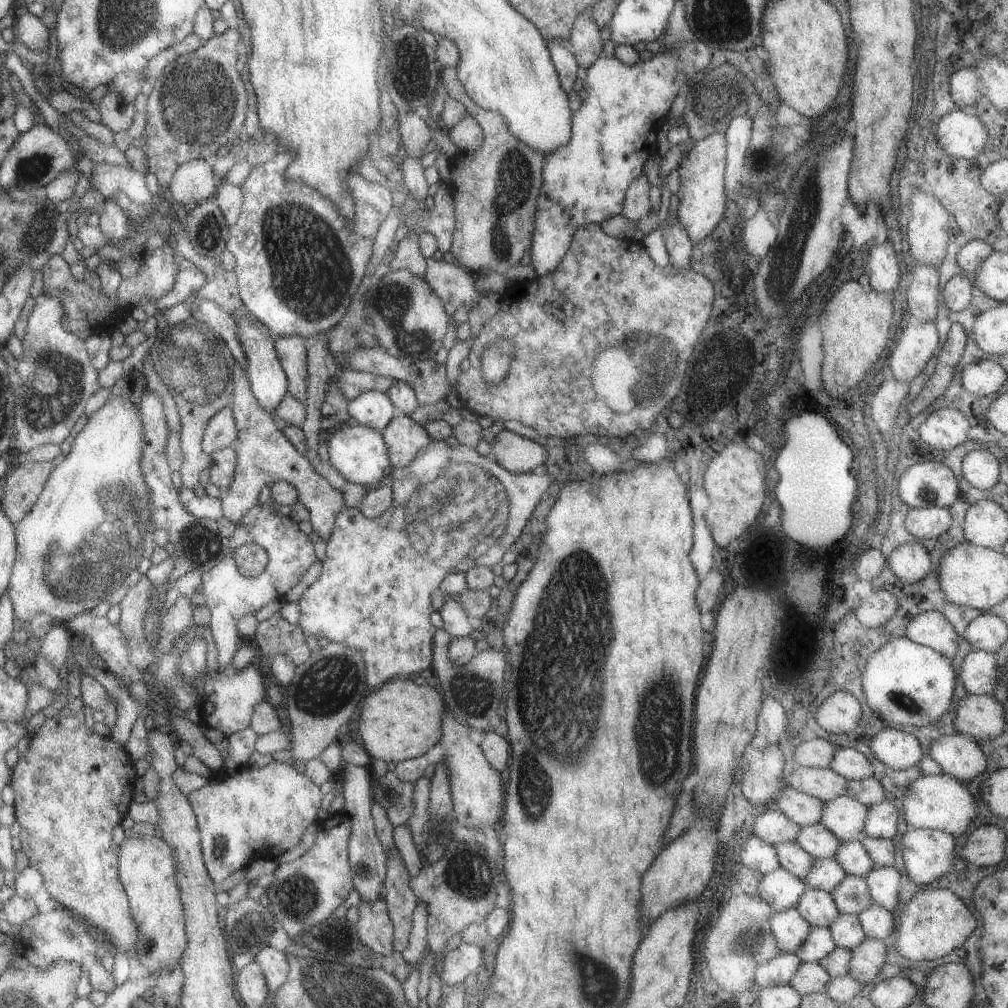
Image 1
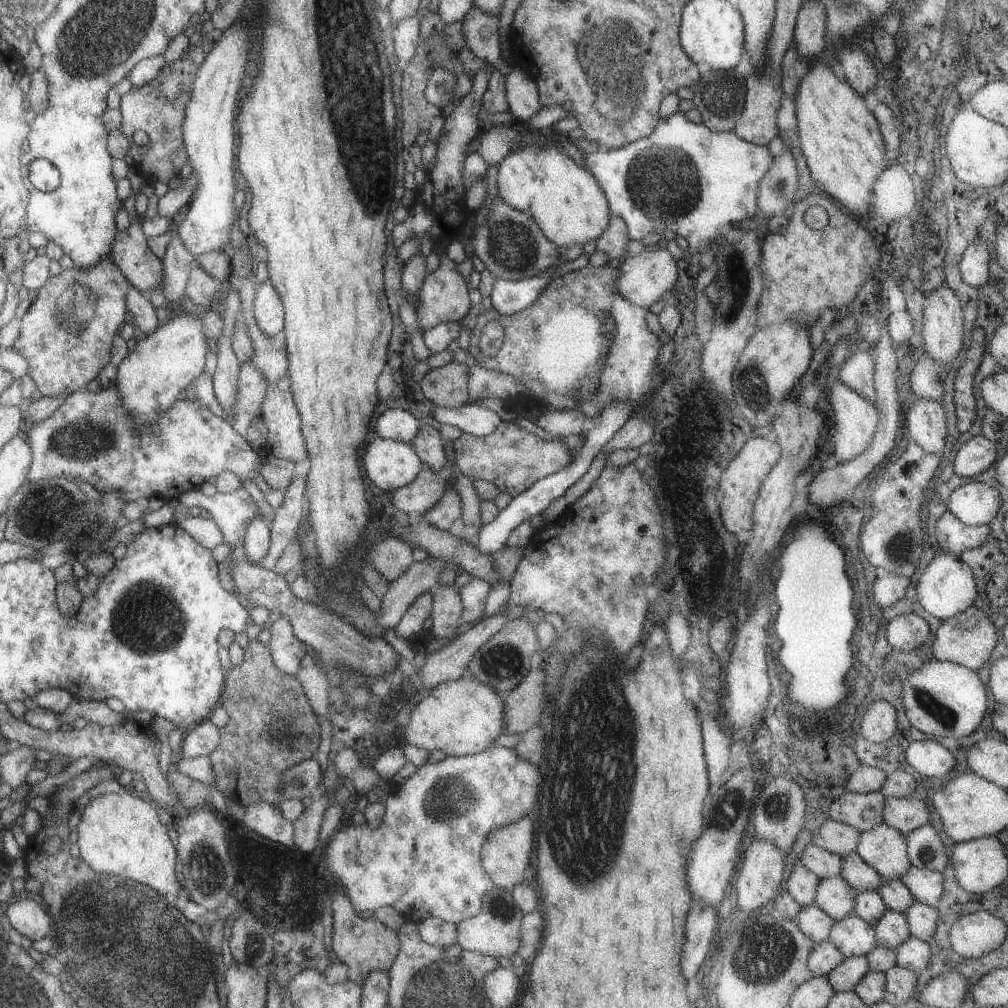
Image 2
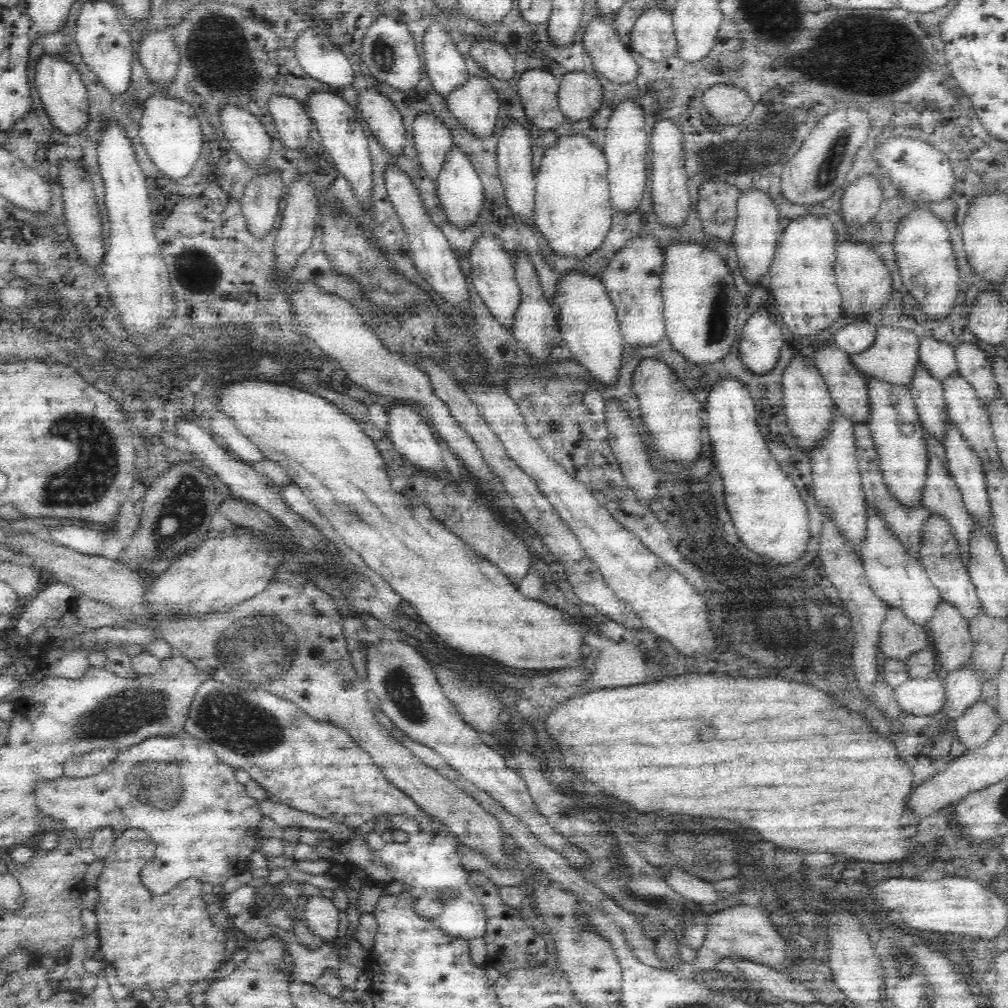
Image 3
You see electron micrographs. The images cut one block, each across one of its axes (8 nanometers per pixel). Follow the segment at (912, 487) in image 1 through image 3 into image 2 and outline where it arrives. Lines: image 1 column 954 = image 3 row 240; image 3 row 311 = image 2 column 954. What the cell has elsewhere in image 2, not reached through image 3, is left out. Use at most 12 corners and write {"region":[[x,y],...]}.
{"region":[[967,480],[943,504],[967,526],[987,526],[1001,506],[995,488]]}

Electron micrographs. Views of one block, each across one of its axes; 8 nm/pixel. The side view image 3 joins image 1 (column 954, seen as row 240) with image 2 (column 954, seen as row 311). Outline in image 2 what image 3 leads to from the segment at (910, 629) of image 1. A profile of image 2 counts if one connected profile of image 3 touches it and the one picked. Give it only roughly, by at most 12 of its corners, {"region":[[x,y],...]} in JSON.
{"region":[[969,606],[931,634],[935,660],[977,672],[999,638]]}

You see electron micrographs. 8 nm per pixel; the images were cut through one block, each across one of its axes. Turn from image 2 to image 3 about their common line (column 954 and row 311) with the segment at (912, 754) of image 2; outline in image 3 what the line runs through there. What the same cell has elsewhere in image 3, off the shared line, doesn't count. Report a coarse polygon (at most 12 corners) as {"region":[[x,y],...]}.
{"region":[[766,306],[748,318],[738,338],[746,370],[776,368],[784,344],[780,322]]}

